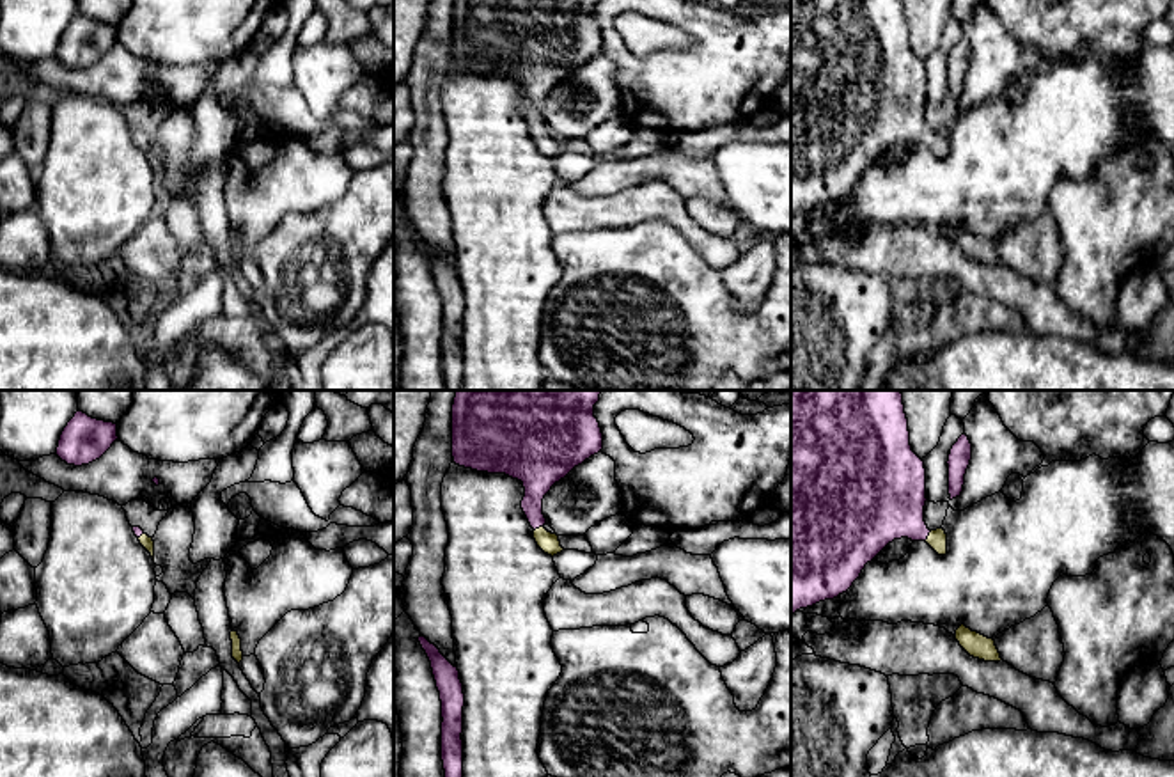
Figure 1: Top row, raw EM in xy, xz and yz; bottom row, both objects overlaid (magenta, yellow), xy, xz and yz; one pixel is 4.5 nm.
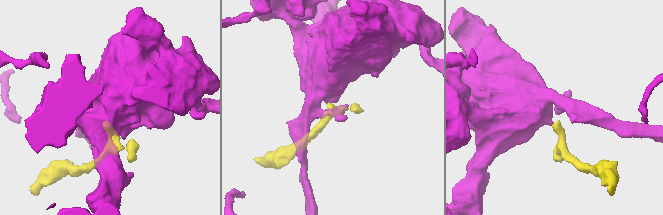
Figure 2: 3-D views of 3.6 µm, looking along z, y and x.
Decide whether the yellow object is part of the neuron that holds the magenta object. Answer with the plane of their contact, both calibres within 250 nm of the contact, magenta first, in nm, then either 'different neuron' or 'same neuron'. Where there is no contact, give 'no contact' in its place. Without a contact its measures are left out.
contact in yz; calibres 360 and 90 nm; same neuron

